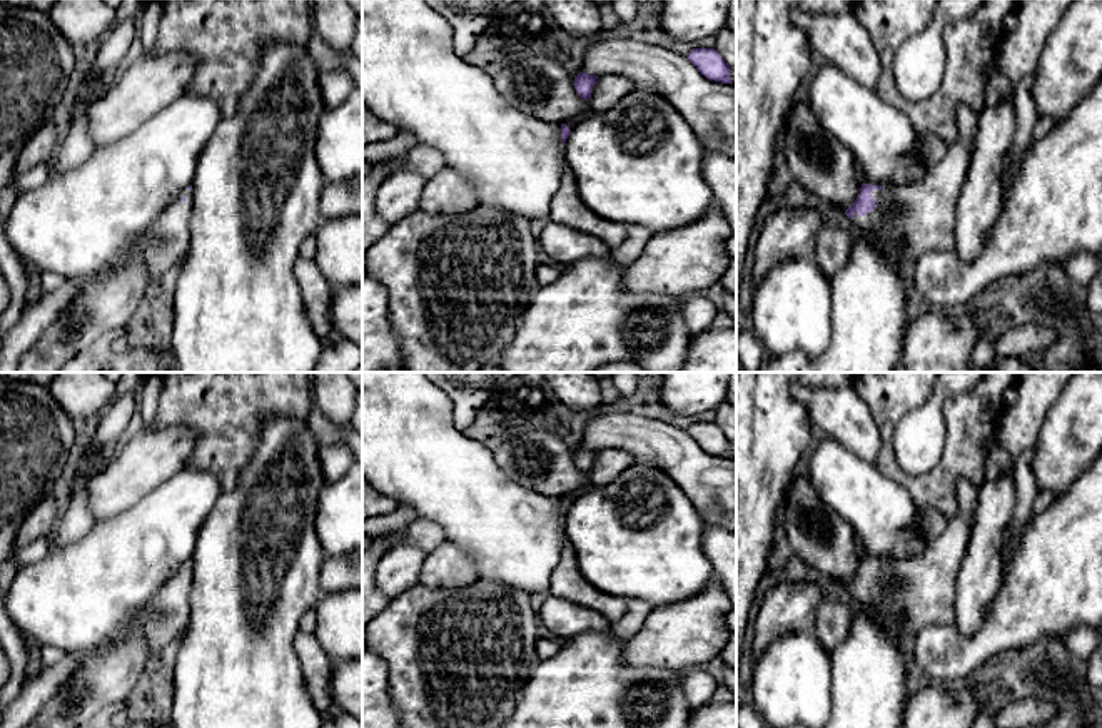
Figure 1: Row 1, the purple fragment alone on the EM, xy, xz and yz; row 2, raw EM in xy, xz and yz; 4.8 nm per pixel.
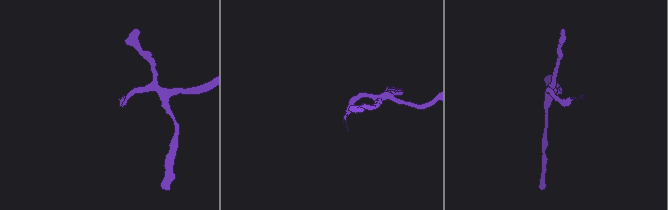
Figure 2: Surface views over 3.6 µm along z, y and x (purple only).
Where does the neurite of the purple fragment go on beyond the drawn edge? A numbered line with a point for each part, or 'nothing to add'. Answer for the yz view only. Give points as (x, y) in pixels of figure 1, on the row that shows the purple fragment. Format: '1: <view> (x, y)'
1: yz (919, 217)

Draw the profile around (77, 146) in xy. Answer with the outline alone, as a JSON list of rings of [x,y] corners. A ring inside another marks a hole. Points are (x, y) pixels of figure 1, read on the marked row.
[[[102,75],[83,77],[77,100],[77,110],[65,137],[62,137],[53,160],[48,164],[48,174],[58,175],[80,165],[92,155],[95,145],[88,130],[88,104],[83,100],[83,94],[94,88],[100,82]]]

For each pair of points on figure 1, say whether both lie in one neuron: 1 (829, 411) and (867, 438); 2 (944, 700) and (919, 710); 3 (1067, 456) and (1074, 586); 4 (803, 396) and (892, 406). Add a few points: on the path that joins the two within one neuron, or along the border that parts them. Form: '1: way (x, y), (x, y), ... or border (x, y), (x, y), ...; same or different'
1: way (839, 413), (857, 431); same
2: way (937, 707), (925, 710); same
3: border (1084, 470), (1056, 500); different
4: border (854, 389), (867, 406), (882, 438); different

